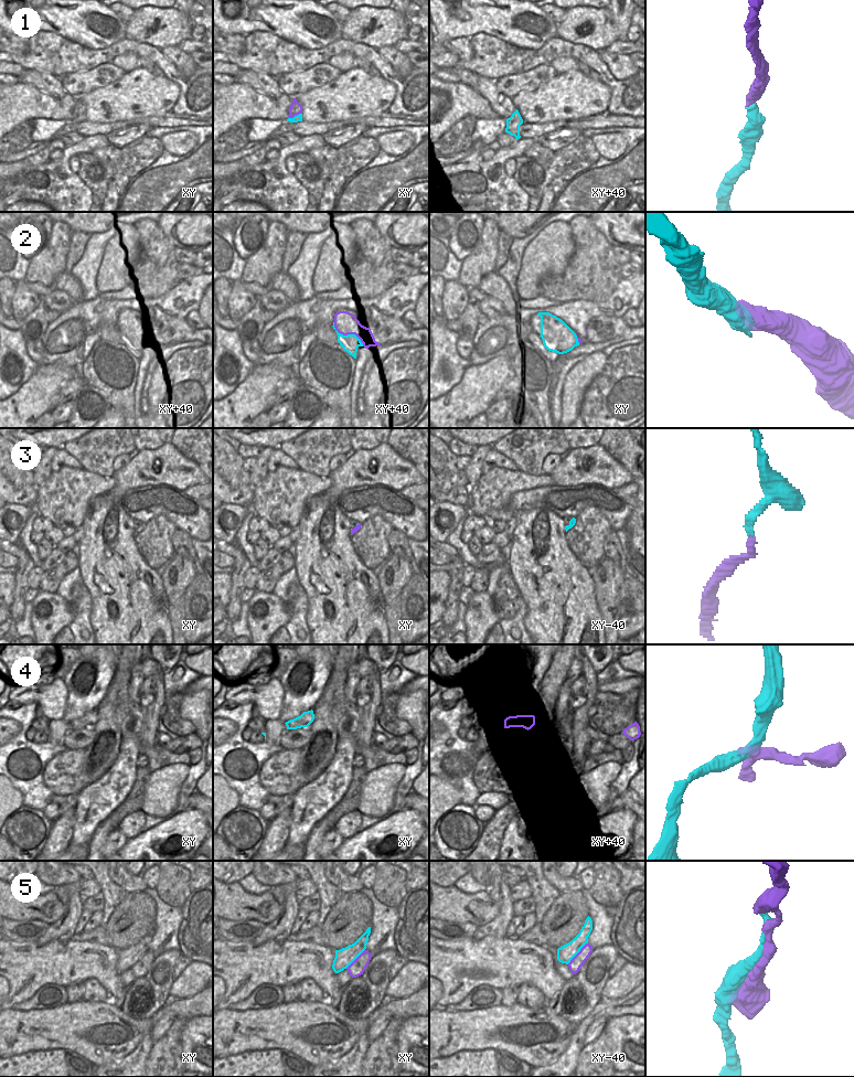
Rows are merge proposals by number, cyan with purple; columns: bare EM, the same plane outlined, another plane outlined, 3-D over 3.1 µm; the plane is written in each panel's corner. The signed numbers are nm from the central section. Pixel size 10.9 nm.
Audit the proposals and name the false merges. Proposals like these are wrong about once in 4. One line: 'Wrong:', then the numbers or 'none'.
Wrong: 4

